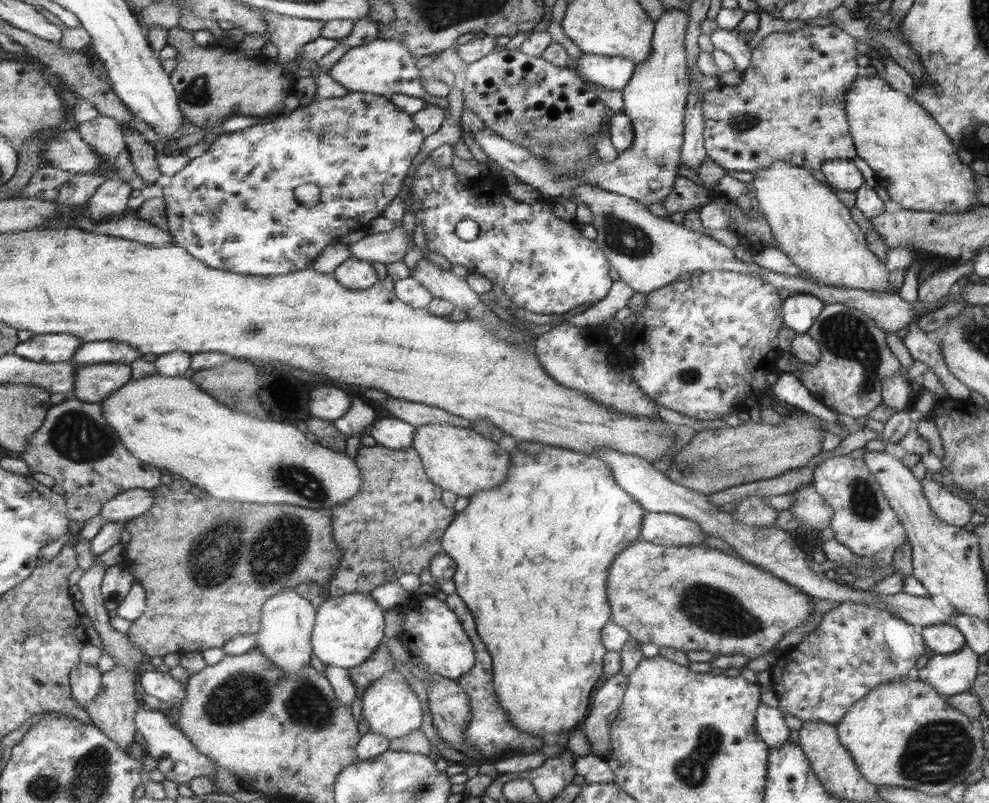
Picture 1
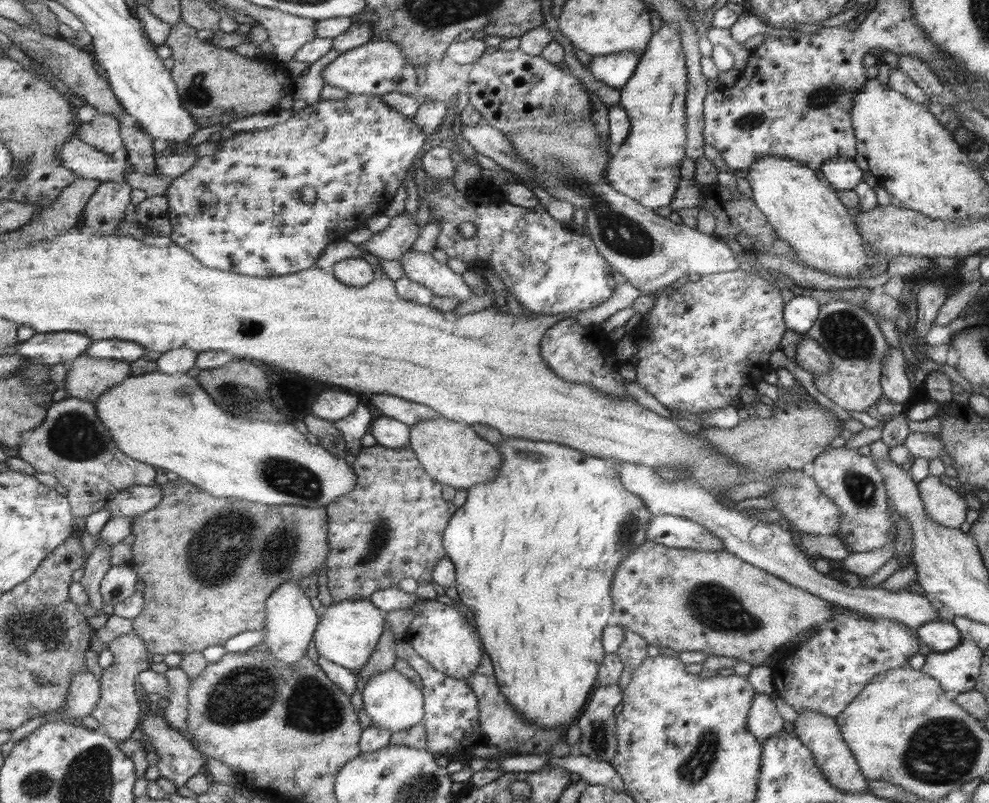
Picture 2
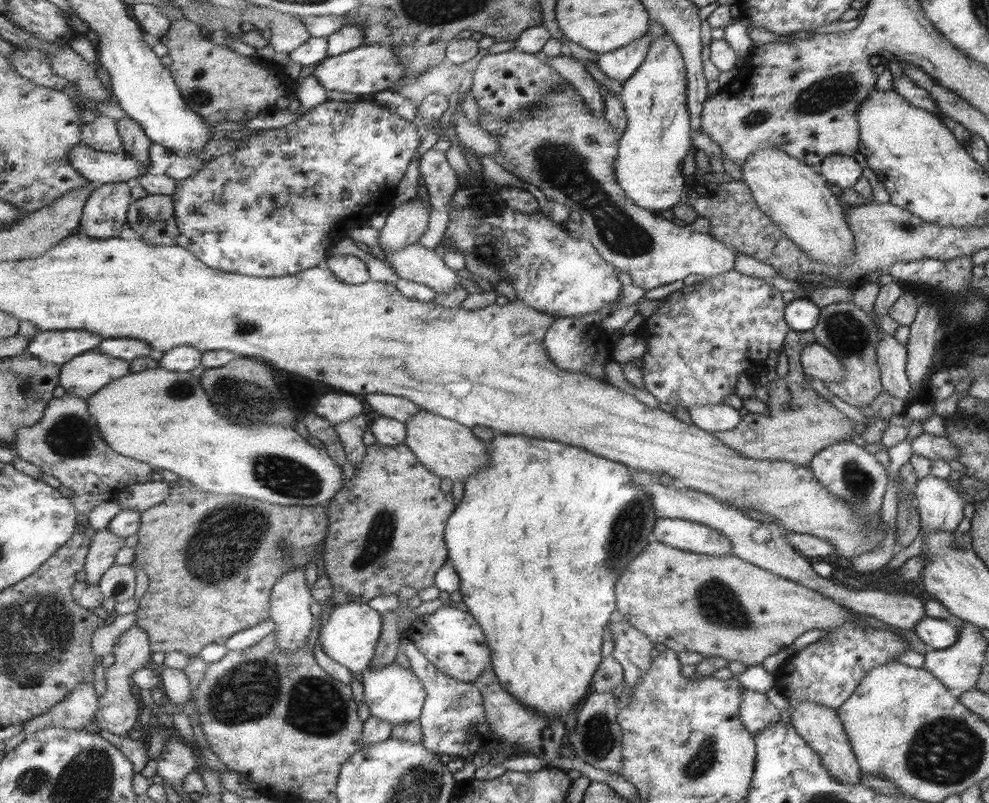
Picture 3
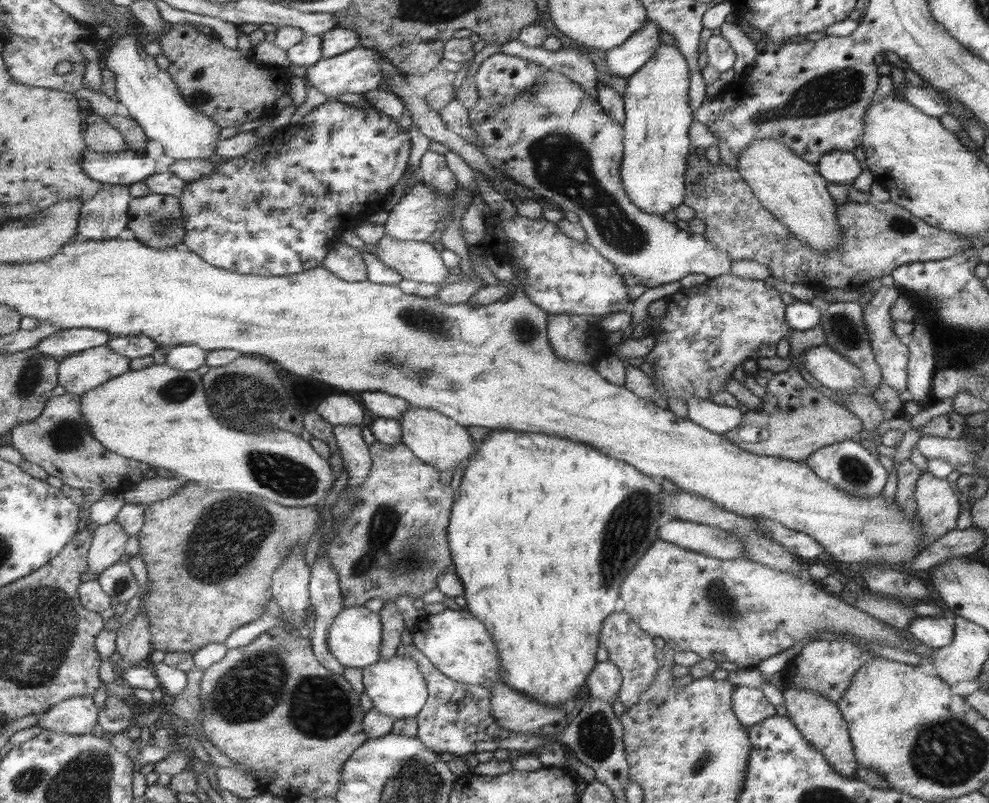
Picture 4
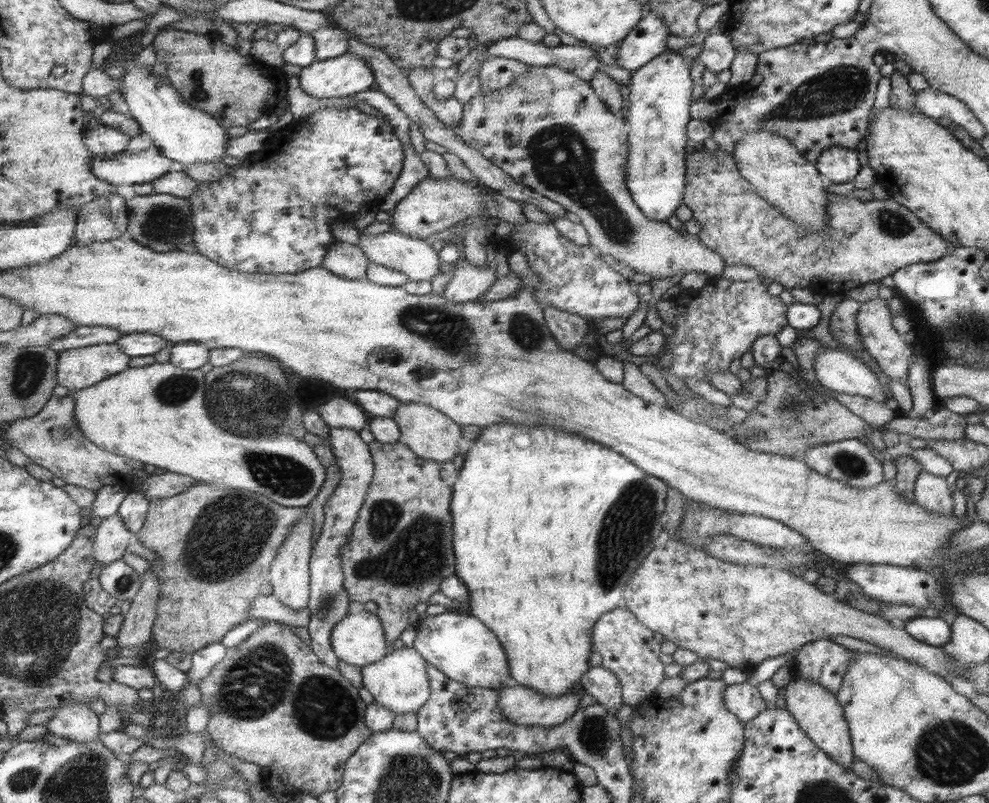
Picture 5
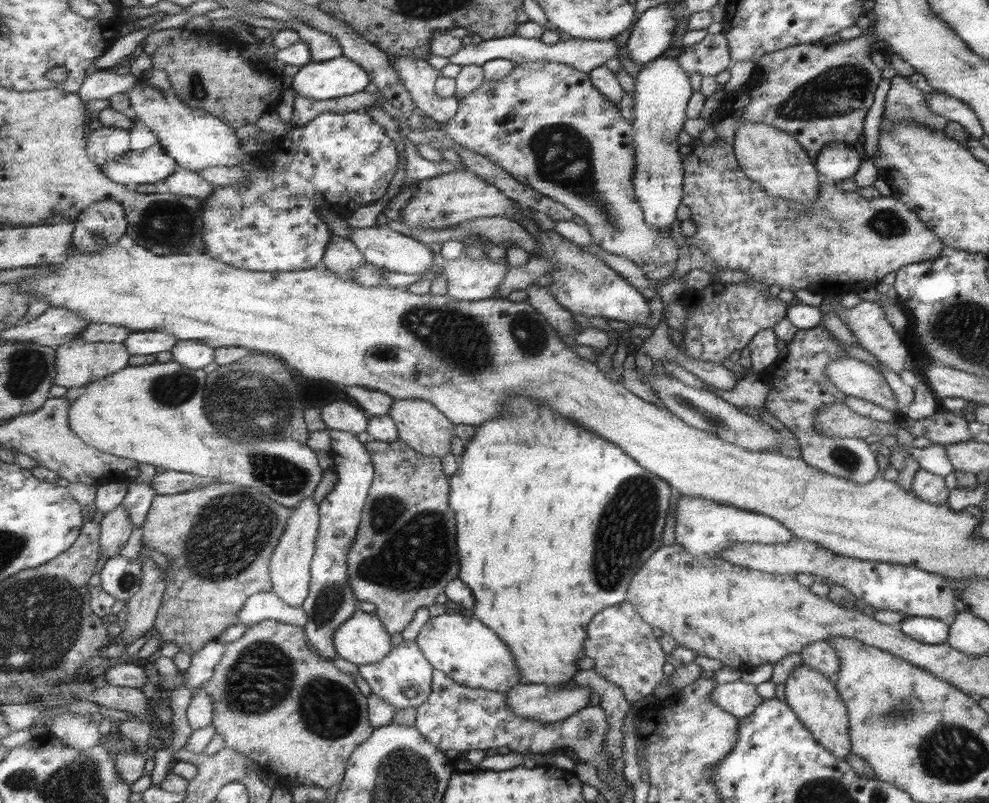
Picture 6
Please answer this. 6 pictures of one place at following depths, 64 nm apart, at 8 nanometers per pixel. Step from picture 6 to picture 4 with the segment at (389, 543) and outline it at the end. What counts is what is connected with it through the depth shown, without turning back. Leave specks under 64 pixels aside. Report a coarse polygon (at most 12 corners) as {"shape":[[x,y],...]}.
{"shape":[[371,444],[329,556],[345,606],[379,598],[397,608],[455,570],[457,492],[407,444]]}

